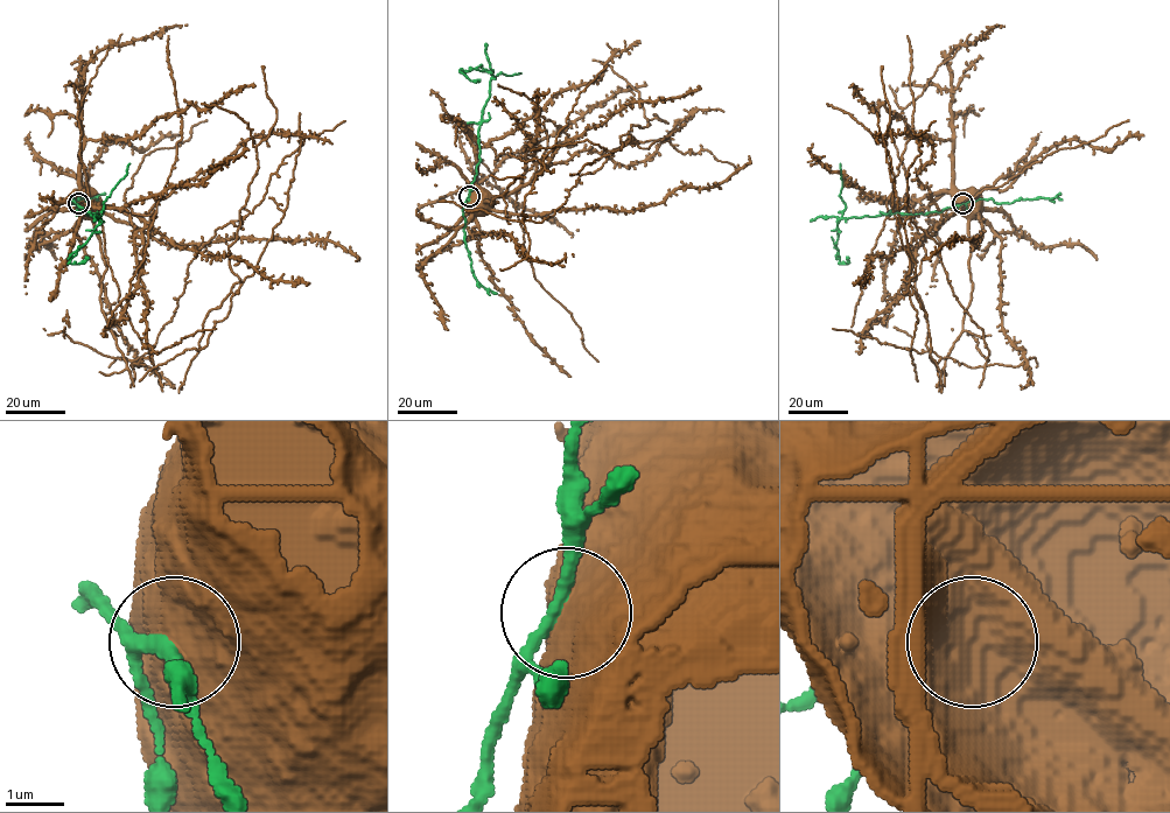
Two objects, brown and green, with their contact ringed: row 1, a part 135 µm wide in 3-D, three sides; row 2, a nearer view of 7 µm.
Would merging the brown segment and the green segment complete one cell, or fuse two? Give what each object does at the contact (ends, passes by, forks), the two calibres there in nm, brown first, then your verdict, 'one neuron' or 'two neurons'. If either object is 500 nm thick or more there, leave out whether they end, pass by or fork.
750 nm thick on the brown side, 180 nm on the other; two neurons

